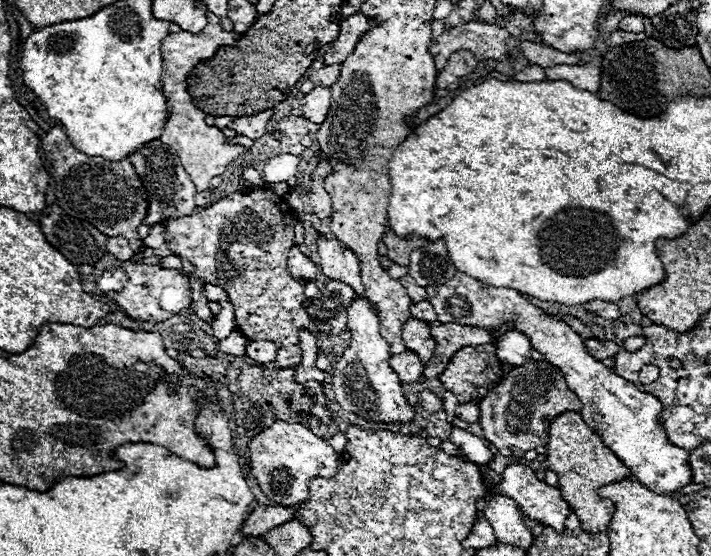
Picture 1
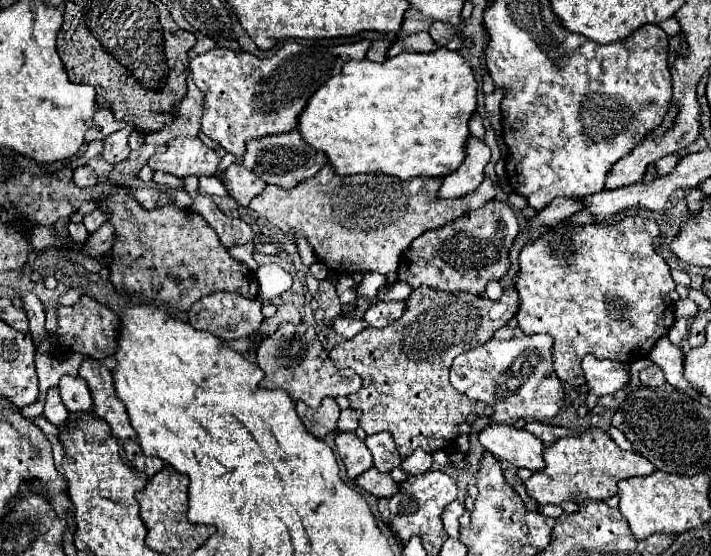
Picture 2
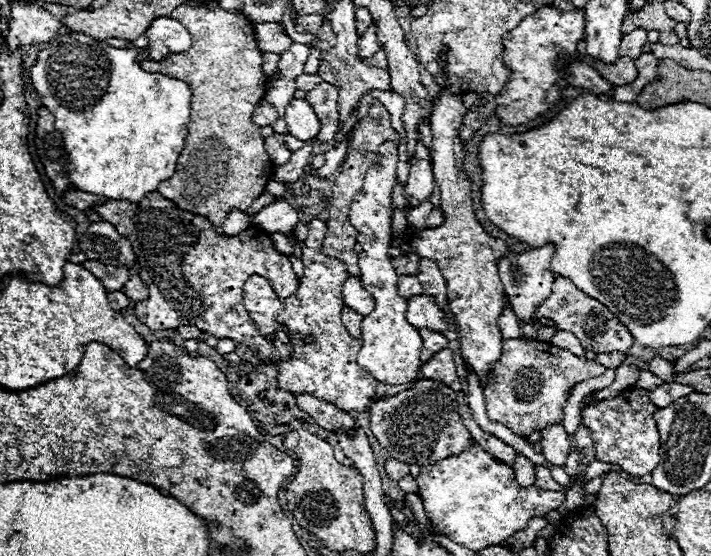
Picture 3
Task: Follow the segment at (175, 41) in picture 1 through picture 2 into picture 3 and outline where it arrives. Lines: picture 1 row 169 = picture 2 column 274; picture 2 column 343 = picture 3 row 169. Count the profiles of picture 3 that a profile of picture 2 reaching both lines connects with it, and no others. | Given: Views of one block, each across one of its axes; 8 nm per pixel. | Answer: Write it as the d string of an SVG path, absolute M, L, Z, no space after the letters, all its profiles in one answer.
M178 6L170 14L174 20L182 22L192 34L192 48L180 54L172 54L160 64L144 62L144 70L150 72L166 72L168 76L178 76L178 80L186 80L190 84L192 96L192 120L188 124L188 138L182 148L182 156L178 158L176 174L170 180L162 180L158 192L176 202L180 208L206 216L214 226L222 226L230 208L248 210L254 202L254 196L260 196L274 174L274 162L264 150L264 140L260 136L260 128L252 122L254 106L262 100L266 92L266 74L262 70L262 52L256 44L254 24L242 12L226 12L222 8L206 10L204 6L190 8Z

